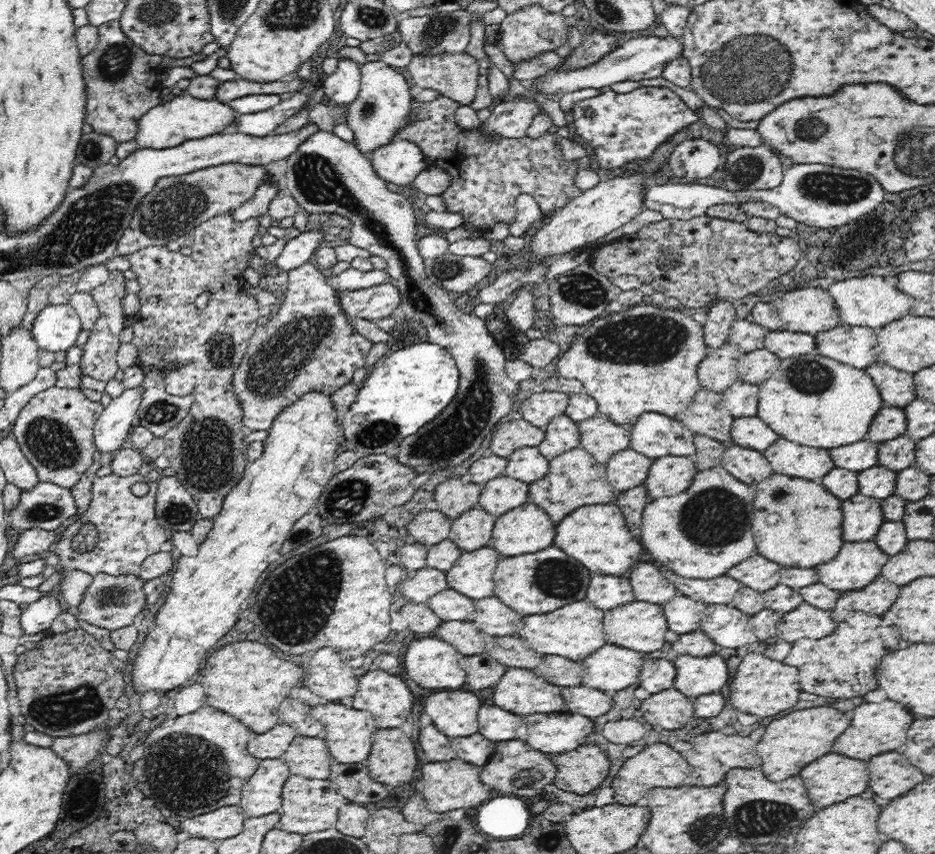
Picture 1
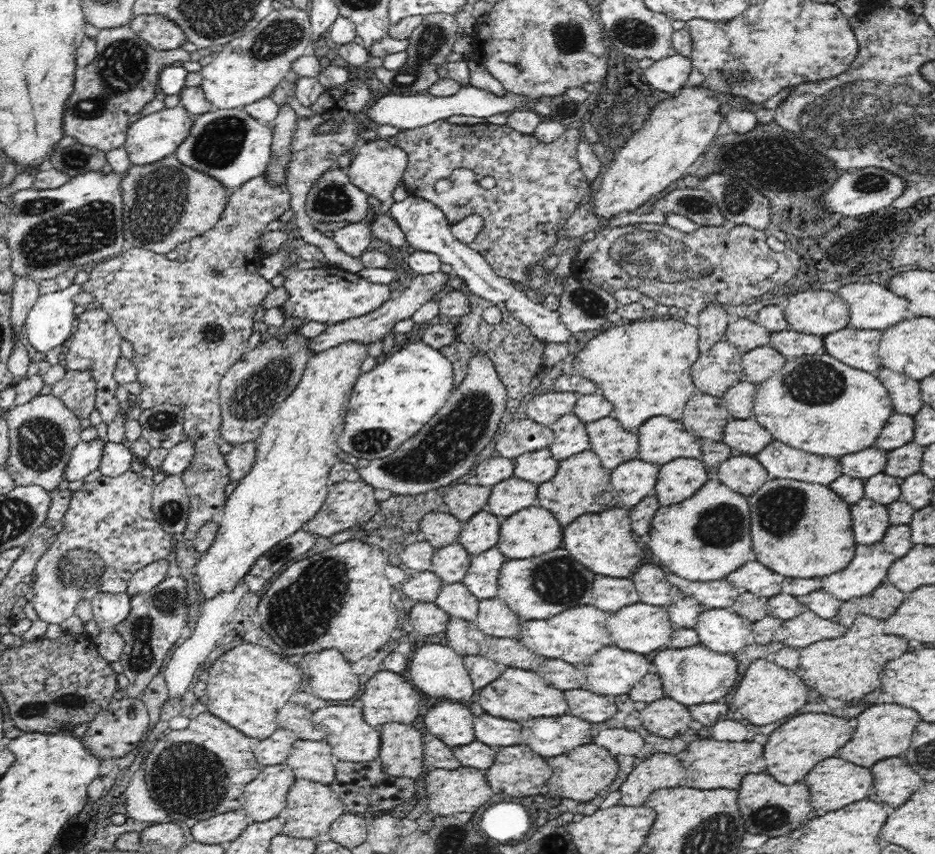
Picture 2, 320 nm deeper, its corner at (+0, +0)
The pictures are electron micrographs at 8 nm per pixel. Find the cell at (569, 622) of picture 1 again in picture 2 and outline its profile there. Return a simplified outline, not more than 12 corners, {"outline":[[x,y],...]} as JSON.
{"outline":[[594,606],[523,620],[518,639],[533,653],[582,664],[610,646]]}

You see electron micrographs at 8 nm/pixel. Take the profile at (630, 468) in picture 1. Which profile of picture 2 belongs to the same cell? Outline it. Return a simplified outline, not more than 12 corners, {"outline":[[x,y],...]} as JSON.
{"outline":[[638,458],[610,471],[620,505],[654,494],[659,467]]}

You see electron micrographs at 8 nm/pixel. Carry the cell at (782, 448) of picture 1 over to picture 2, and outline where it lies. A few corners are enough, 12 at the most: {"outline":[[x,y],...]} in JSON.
{"outline":[[776,439],[755,456],[772,478],[826,486],[841,459]]}

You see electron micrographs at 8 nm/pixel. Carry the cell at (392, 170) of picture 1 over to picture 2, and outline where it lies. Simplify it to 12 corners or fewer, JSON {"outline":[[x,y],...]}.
{"outline":[[365,143],[346,168],[348,179],[386,208],[406,170],[400,147]]}

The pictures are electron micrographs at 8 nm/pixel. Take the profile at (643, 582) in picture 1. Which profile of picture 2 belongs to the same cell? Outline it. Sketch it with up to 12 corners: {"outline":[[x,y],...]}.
{"outline":[[658,566],[630,578],[644,604],[670,606],[683,597]]}

